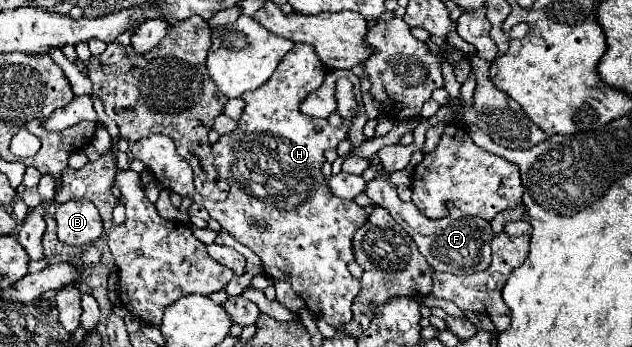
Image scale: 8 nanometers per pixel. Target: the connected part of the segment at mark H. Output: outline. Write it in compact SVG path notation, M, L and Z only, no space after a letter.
M293 45L293 49L283 57L271 79L255 91L243 93L245 109L237 121L237 127L221 135L217 143L213 143L215 169L219 177L229 181L229 197L223 203L213 203L203 199L194 191L194 176L190 165L175 151L173 139L167 135L151 135L133 143L131 153L135 159L143 161L149 171L153 171L155 179L169 191L177 191L182 197L189 197L195 203L201 203L209 215L221 223L225 231L229 231L239 243L247 245L261 261L263 271L273 281L287 281L293 291L307 303L307 307L319 317L325 319L331 327L347 325L351 321L351 301L361 289L359 279L355 279L347 265L353 261L351 241L355 231L367 221L365 209L355 205L355 201L343 201L331 195L327 181L321 173L321 165L325 163L323 153L327 149L337 147L341 139L347 137L345 129L333 129L327 119L315 119L303 115L299 111L301 101L307 99L309 93L323 85L323 63L315 55L315 49L309 45Z

